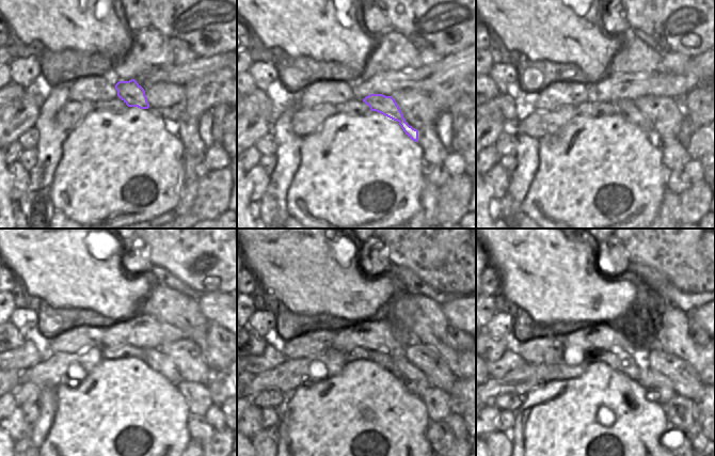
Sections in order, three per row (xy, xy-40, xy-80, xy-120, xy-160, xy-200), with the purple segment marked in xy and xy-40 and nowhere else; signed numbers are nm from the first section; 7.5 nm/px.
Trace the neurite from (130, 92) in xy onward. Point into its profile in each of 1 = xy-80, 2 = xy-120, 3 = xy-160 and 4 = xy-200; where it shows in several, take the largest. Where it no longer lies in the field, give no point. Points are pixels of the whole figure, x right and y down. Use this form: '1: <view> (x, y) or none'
1: xy-80 (628, 110)
2: xy-120 (158, 361)
3: xy-160 (413, 379)
4: xy-200 (658, 389)

